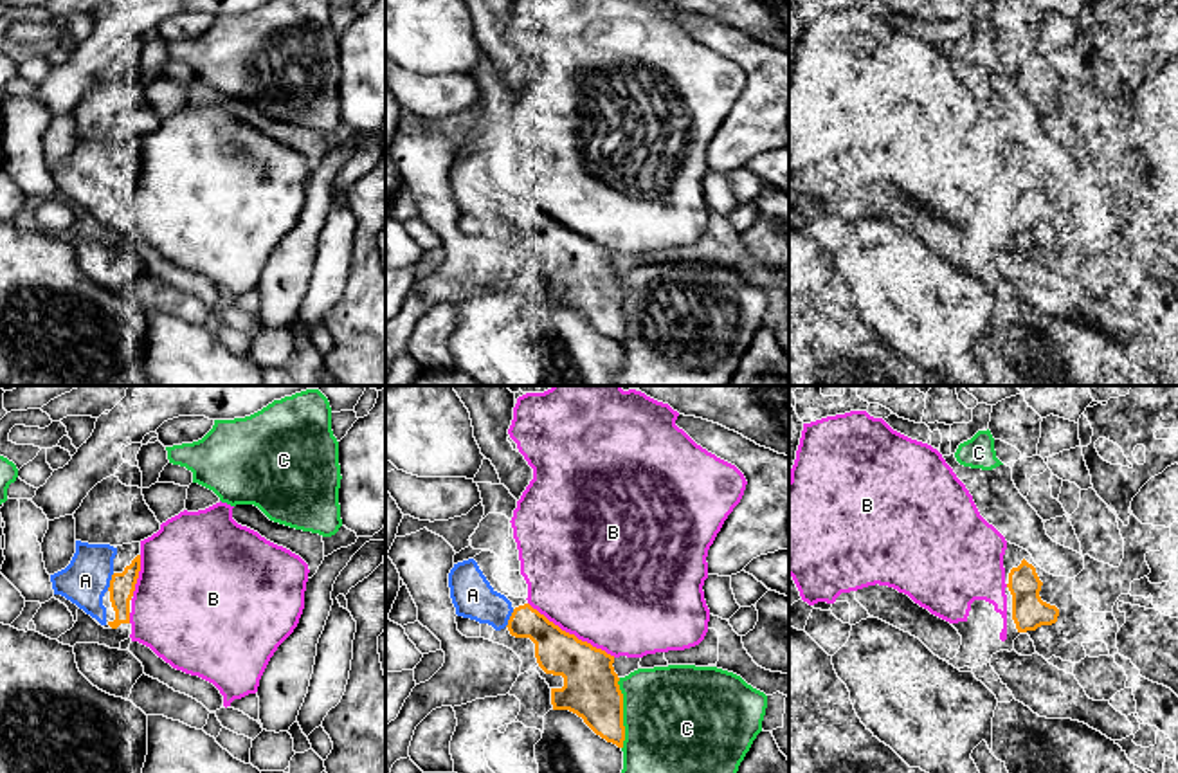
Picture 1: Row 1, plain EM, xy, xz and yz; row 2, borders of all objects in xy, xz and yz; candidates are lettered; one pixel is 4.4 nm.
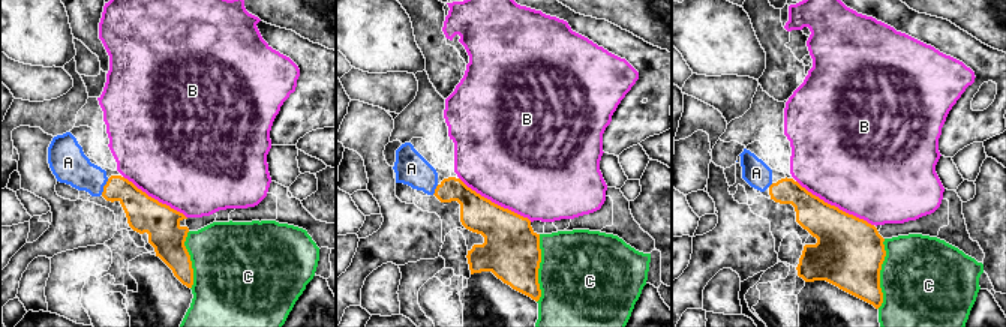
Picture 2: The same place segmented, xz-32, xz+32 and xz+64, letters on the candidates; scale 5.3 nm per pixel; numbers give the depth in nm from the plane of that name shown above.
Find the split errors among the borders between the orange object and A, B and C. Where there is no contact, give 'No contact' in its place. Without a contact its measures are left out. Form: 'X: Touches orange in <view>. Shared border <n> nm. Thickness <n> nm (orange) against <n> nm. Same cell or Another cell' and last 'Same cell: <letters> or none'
A: Touches orange in xy. Shared border 90 nm. Thickness 110 nm (orange) against 200 nm. Same cell
B: Touches orange in xz. Shared border 460 nm. Thickness 240 nm (orange) against 480 nm. Another cell
C: Touches orange in xz. Shared border 320 nm. Thickness 240 nm (orange) against 480 nm. Another cell
Same cell: A

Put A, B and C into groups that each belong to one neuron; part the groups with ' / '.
A / B / C

